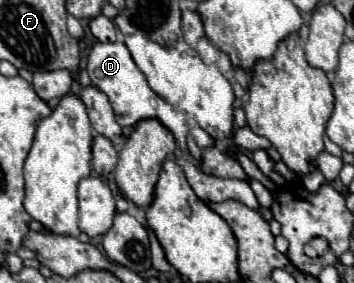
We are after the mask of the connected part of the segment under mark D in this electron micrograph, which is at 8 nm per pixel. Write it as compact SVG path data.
M112 42L112 44L94 44L90 48L88 54L88 66L86 66L92 84L96 88L100 88L116 114L116 122L126 128L126 126L134 126L138 120L144 118L158 118L178 140L178 144L184 148L186 146L186 134L188 134L188 124L186 124L186 114L182 114L180 110L174 110L174 106L170 106L164 98L160 98L146 82L144 74L140 72L140 68L134 64L128 48L124 46L124 42Z

